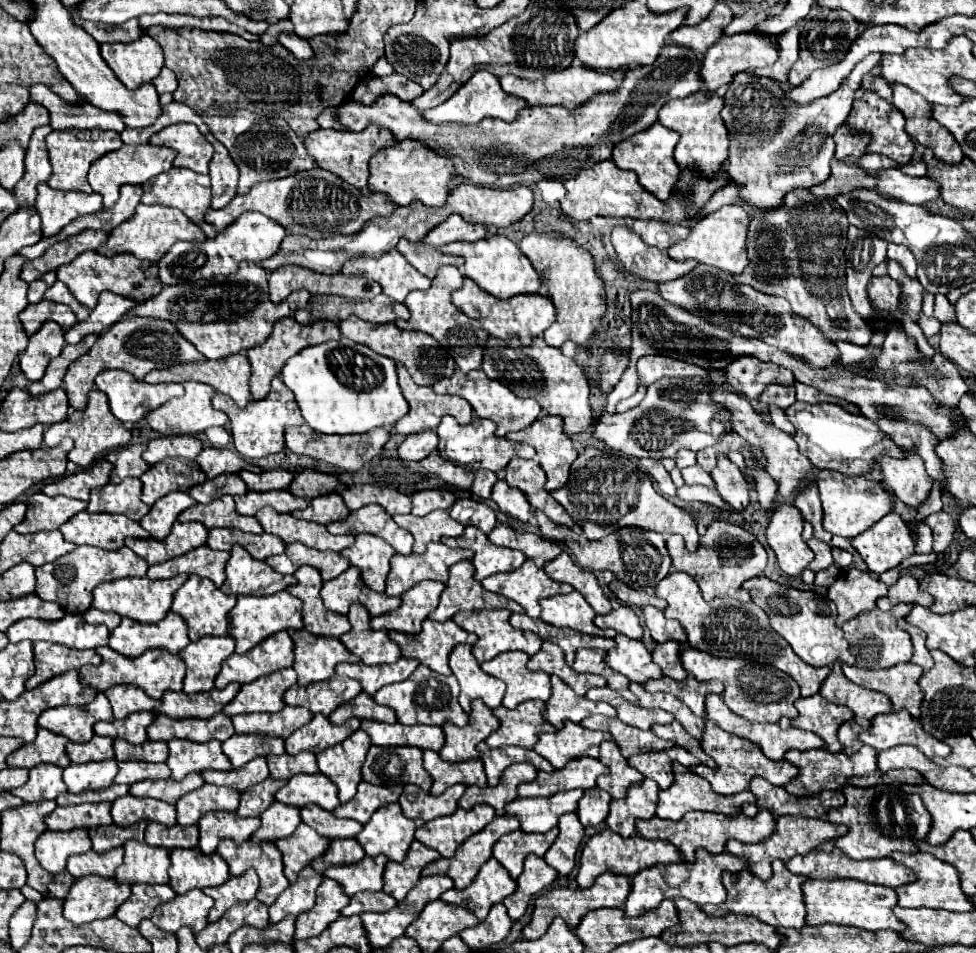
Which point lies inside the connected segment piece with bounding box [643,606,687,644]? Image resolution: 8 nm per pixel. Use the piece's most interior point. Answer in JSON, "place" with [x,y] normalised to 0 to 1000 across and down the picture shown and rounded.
{"place":[677,660]}

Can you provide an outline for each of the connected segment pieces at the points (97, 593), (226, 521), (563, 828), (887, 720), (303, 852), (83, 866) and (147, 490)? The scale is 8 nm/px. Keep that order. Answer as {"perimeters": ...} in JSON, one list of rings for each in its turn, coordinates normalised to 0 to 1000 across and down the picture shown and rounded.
{"perimeters":[[[[183,602],[171,609],[153,609],[153,607],[122,607],[106,611],[95,619],[95,638],[106,642],[118,642],[140,653],[163,653],[175,638],[179,621],[190,613],[192,604]]],[[[228,520],[214,529],[198,529],[183,539],[183,548],[206,548],[210,554],[245,554],[249,558],[267,560],[269,554],[261,541],[247,541],[241,535],[239,520]]],[[[577,854],[573,858],[573,877],[556,898],[563,909],[567,909],[573,919],[581,919],[589,911],[589,898],[593,894],[595,881],[599,877],[599,869],[593,863],[591,854]]],[[[929,745],[907,747],[897,751],[894,762],[882,768],[882,779],[894,783],[899,789],[911,787],[921,781],[933,781],[940,783],[950,795],[970,793],[974,789],[968,779],[950,770],[942,753],[935,753]]],[[[306,865],[298,877],[282,884],[290,896],[294,923],[302,925],[304,917],[313,909],[317,909],[325,898],[329,898],[335,892],[337,884],[339,884],[337,879],[323,875],[323,871],[319,871],[319,867],[315,867],[315,865]]],[[[126,890],[112,892],[110,896],[101,896],[97,892],[91,892],[87,896],[73,898],[69,905],[69,913],[79,921],[85,921],[89,917],[101,917],[108,921],[118,919],[118,911],[126,907]]],[[[167,481],[165,485],[157,487],[142,504],[147,508],[144,525],[157,531],[163,523],[177,514],[194,514],[200,508],[210,506],[210,497],[204,489],[192,489],[190,481]]]]}

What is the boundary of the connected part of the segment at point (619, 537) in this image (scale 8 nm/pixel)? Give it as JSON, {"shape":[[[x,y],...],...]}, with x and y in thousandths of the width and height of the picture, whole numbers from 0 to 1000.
{"shape":[[[548,535],[548,544],[552,548],[552,556],[554,560],[565,567],[565,569],[573,569],[579,575],[583,575],[591,588],[591,592],[595,596],[606,596],[608,600],[618,600],[618,598],[626,598],[636,611],[640,611],[642,615],[651,617],[651,619],[663,619],[663,617],[671,617],[685,600],[688,600],[688,583],[683,581],[683,573],[681,573],[681,565],[675,558],[665,558],[665,556],[651,556],[651,554],[636,554],[632,558],[622,560],[616,567],[610,569],[599,569],[595,571],[595,562],[585,558],[583,554],[565,548],[554,535]]]}

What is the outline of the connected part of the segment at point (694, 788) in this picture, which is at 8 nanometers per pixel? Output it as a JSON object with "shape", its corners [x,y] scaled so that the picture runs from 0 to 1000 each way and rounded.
{"shape":[[[692,802],[690,810],[692,810],[690,825],[675,831],[675,842],[673,842],[673,856],[675,858],[696,860],[696,858],[700,858],[702,852],[708,852],[708,850],[724,850],[724,852],[737,852],[737,854],[743,854],[743,856],[753,856],[753,854],[759,852],[761,844],[774,842],[774,835],[767,829],[757,831],[757,833],[749,833],[749,835],[733,833],[733,829],[728,829],[728,823],[722,816],[714,814],[712,810],[708,810],[706,806],[698,804],[698,802]]]}

